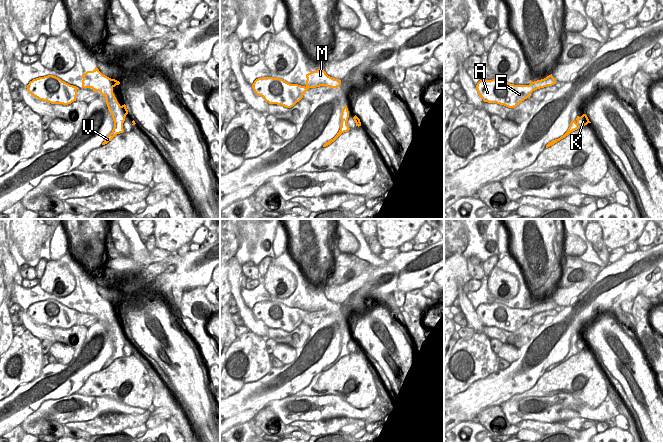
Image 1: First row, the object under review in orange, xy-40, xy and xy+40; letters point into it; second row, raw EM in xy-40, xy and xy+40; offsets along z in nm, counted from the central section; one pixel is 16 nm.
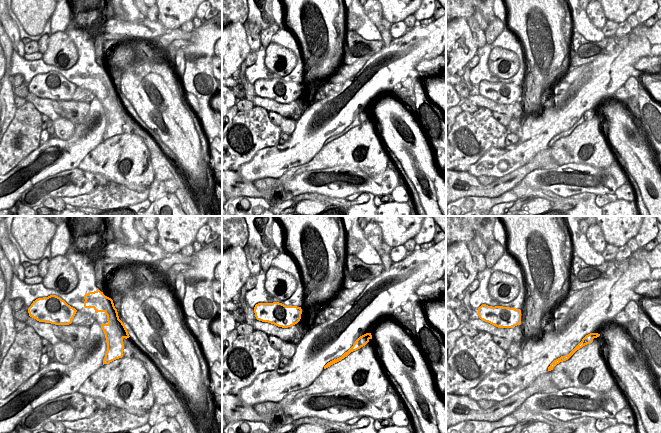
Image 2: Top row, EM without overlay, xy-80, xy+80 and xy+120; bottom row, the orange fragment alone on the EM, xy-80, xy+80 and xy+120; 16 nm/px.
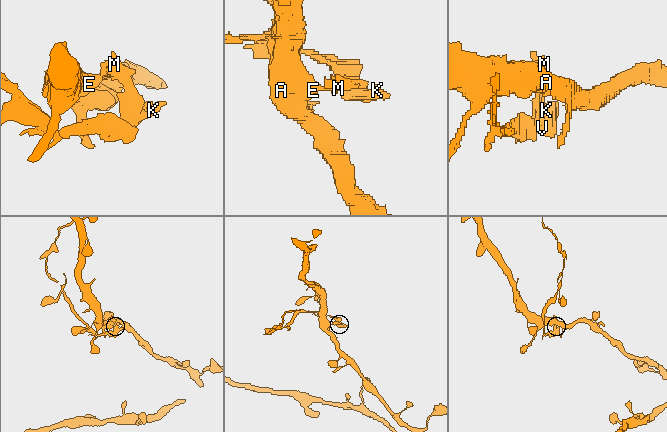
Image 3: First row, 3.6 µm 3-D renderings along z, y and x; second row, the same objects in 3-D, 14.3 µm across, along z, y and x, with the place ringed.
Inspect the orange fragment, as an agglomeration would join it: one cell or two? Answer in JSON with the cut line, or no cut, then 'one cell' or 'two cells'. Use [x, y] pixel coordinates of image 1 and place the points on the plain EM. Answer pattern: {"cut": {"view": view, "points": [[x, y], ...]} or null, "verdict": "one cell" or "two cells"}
{"cut": {"view": "xy+40", "points": [[530, 307], [534, 314]]}, "verdict": "two cells"}

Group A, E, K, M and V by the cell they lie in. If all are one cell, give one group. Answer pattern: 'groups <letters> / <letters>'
groups A E / K M V

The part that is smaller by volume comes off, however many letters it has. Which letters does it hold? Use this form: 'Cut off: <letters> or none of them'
Cut off: K, M, V

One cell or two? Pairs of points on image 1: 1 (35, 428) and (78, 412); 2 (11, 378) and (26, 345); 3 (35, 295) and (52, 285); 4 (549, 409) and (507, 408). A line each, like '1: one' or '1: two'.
1: one
2: one
3: two
4: one

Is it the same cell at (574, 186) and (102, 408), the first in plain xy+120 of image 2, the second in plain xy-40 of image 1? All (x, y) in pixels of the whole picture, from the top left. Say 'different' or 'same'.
same

